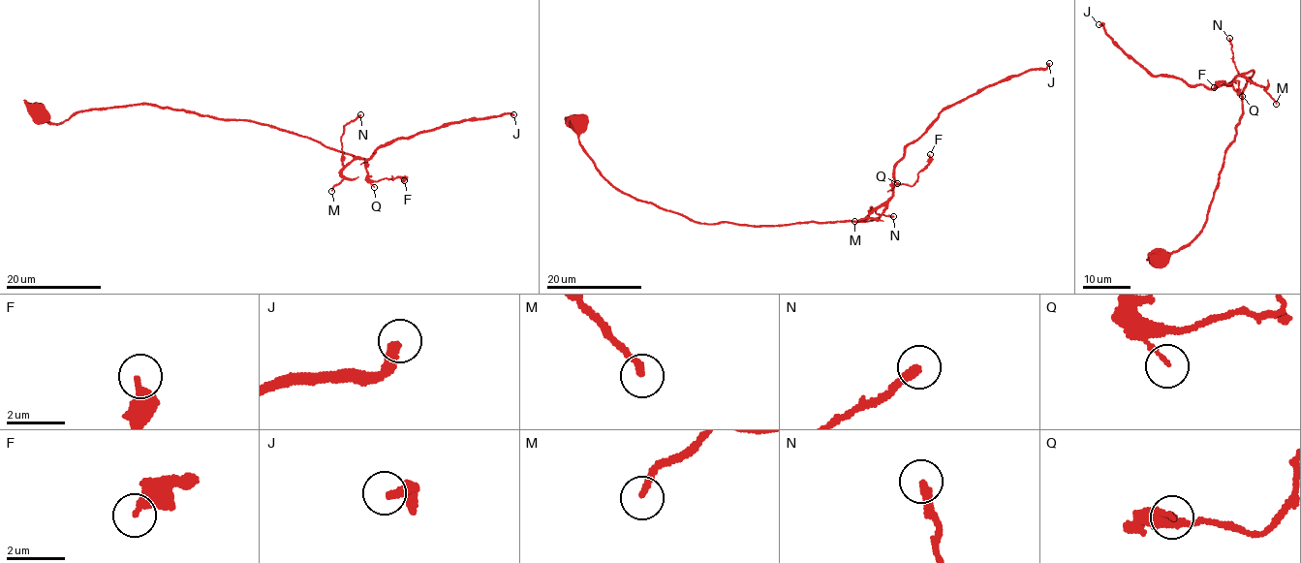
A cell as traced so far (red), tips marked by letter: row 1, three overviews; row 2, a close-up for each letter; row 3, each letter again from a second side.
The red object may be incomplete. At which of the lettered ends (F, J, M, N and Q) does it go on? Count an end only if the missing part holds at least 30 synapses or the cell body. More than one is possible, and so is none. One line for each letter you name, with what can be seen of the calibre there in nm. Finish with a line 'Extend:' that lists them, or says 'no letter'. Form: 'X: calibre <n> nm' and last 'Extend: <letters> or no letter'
J: calibre 320 nm
M: calibre 200 nm
Extend: J, M

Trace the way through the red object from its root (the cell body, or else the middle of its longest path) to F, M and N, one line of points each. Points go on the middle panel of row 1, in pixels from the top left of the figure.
F: (577, 122), (581, 148), (616, 188), (706, 224), (872, 221), (892, 196), (892, 182), (913, 185), (930, 154)
M: (577, 122), (578, 143), (605, 179), (696, 221), (868, 221), (884, 207), (854, 221)
N: (577, 122), (578, 143), (605, 179), (696, 221), (868, 221), (883, 205), (869, 212), (871, 206), (893, 216)

